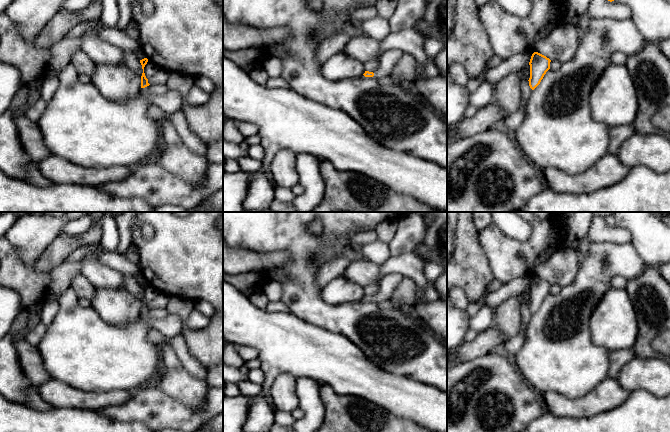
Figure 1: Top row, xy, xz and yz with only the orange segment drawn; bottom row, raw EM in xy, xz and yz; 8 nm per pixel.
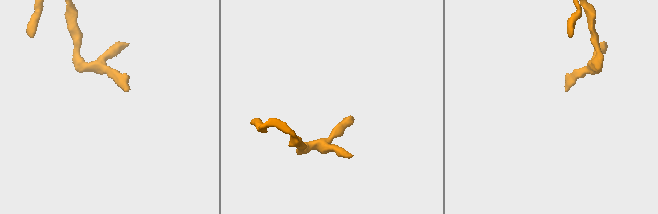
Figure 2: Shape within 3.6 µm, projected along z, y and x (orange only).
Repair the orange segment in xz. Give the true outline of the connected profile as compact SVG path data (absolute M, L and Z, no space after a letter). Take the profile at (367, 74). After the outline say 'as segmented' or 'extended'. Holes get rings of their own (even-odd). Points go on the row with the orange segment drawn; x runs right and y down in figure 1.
M391 49L384 52L378 58L378 61L379 61L378 69L374 73L365 71L363 75L365 77L375 76L377 78L387 77L391 75L394 67L398 64L402 55L403 55L403 52L398 49Z; extended

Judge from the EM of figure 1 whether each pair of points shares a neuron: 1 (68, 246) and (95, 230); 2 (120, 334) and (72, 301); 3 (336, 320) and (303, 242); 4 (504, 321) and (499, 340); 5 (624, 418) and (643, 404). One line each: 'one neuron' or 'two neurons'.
1: one neuron
2: one neuron
3: one neuron
4: two neurons
5: one neuron

